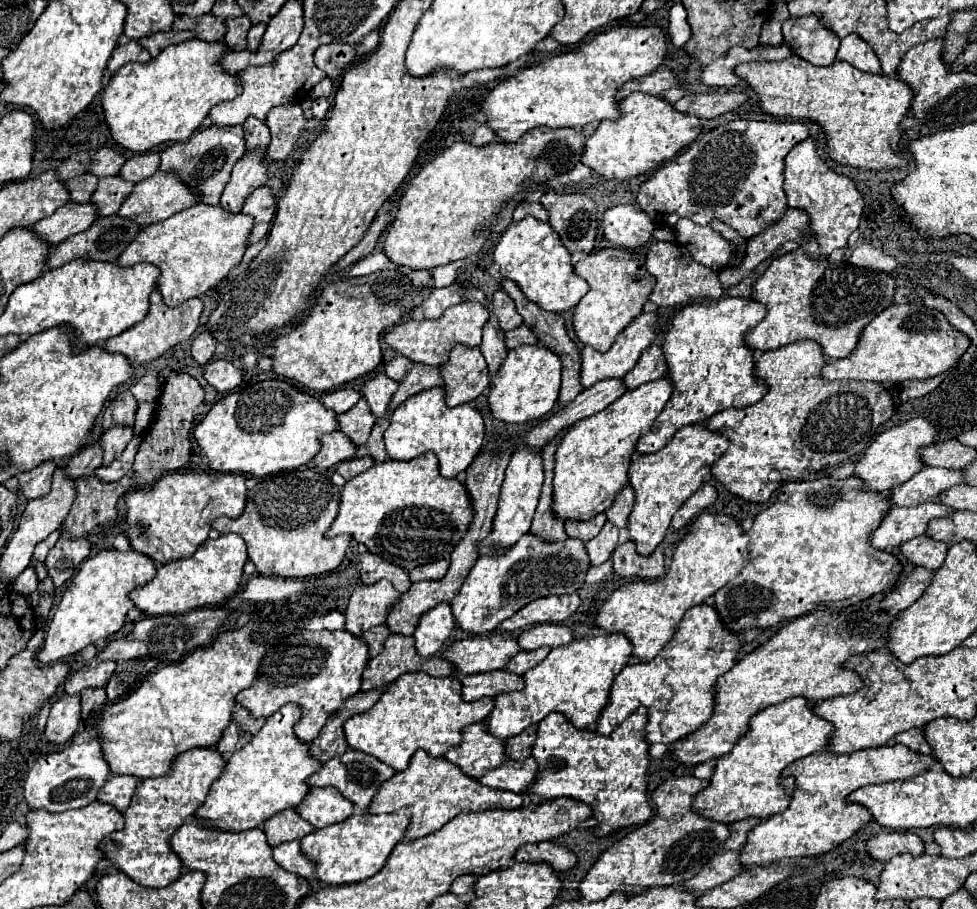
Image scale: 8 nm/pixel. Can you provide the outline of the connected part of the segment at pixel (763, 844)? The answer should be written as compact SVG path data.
M886 744L878 748L864 748L850 754L828 752L828 748L808 754L788 766L788 774L796 778L796 792L790 806L762 820L750 834L742 850L742 864L770 864L784 858L818 856L830 852L856 830L872 820L872 814L862 804L848 802L848 794L866 786L890 780L904 780L918 776L936 764L934 756L924 756L906 748L904 744Z

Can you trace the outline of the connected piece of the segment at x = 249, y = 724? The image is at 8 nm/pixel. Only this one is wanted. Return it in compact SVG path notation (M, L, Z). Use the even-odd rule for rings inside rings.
M240 704L234 708L232 720L238 722L250 734L256 734L264 726L264 722L266 722L266 718L254 718L252 712L248 712L248 708L240 708Z

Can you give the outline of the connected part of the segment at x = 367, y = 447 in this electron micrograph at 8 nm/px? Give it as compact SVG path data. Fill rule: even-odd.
M384 416L384 418L378 418L378 420L376 420L368 442L358 448L358 456L372 456L376 462L388 460L386 448L384 448L384 440L382 440L388 424L390 424L390 416Z

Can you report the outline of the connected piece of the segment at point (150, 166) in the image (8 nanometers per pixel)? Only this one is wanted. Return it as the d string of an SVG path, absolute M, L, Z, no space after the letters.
M144 152L144 154L134 154L132 158L128 158L126 164L122 166L120 174L124 180L142 182L142 180L150 178L158 168L160 168L160 154Z

